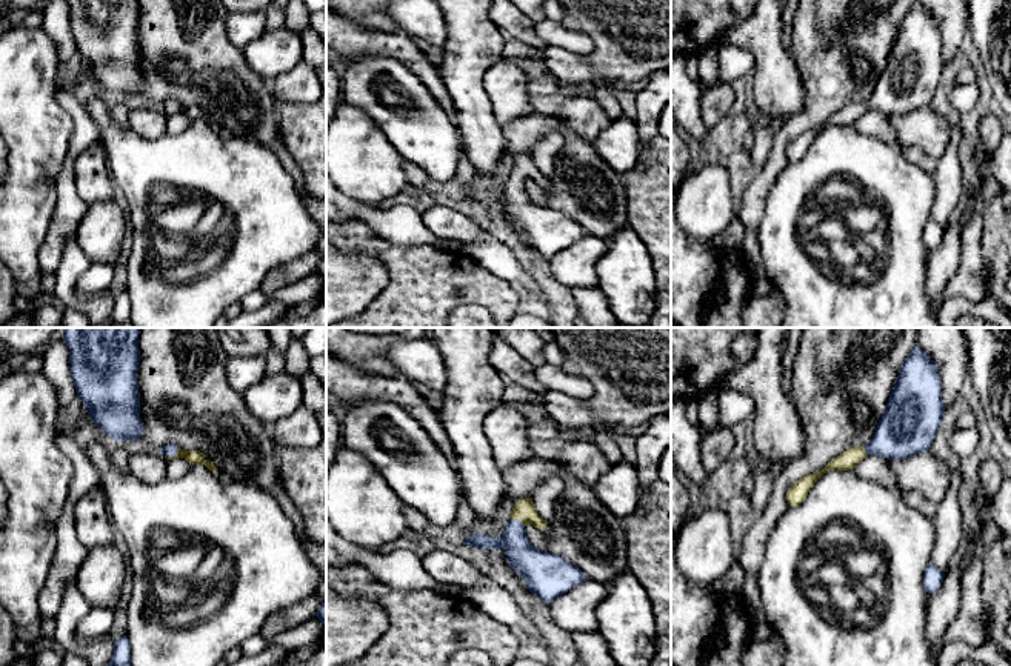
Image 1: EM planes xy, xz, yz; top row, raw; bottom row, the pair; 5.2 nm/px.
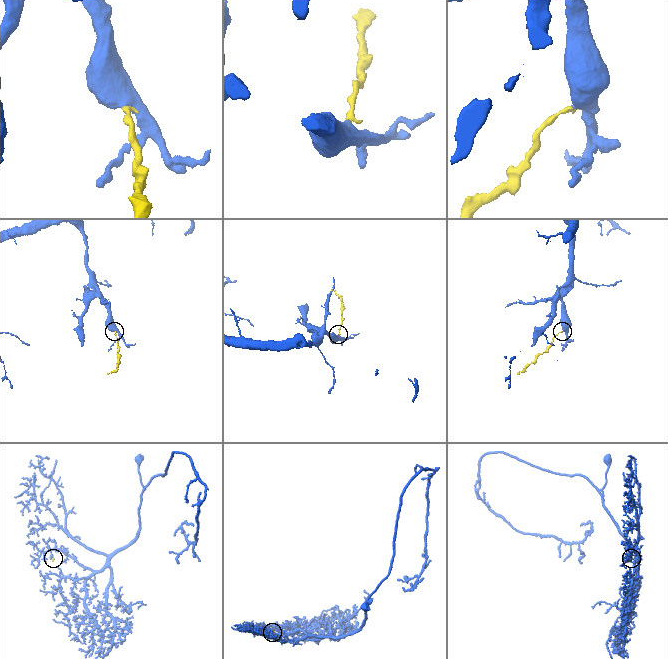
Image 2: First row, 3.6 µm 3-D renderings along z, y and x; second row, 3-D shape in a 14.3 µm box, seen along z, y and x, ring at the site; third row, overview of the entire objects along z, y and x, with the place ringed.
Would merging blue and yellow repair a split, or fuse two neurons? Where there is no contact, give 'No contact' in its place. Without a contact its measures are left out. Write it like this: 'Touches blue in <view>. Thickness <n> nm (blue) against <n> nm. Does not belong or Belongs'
Touches blue in xy. Thickness 70 nm (blue) against 70 nm. Belongs

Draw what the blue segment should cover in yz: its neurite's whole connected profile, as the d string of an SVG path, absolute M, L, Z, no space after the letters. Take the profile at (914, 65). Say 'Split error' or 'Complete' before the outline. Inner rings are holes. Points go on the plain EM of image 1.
Split error. M916 0L900 22L871 97L843 106L819 128L796 137L786 148L788 160L799 162L828 126L854 125L868 111L903 115L928 108L943 69L939 22Z

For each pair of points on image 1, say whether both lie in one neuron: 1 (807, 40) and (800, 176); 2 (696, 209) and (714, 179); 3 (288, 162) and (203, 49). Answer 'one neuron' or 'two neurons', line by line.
1: two neurons
2: one neuron
3: one neuron

